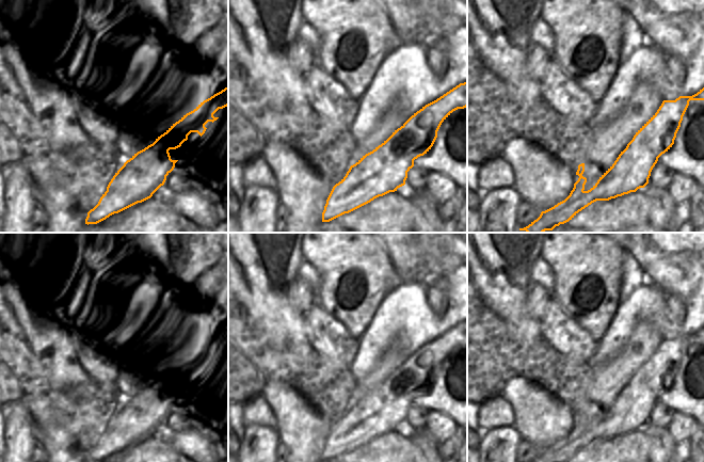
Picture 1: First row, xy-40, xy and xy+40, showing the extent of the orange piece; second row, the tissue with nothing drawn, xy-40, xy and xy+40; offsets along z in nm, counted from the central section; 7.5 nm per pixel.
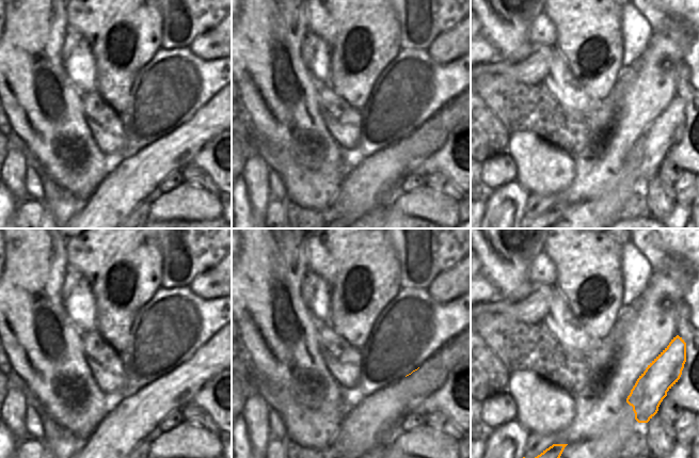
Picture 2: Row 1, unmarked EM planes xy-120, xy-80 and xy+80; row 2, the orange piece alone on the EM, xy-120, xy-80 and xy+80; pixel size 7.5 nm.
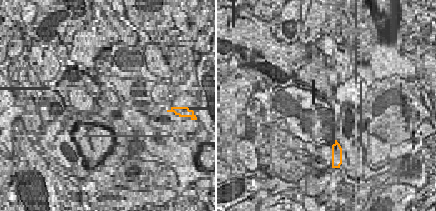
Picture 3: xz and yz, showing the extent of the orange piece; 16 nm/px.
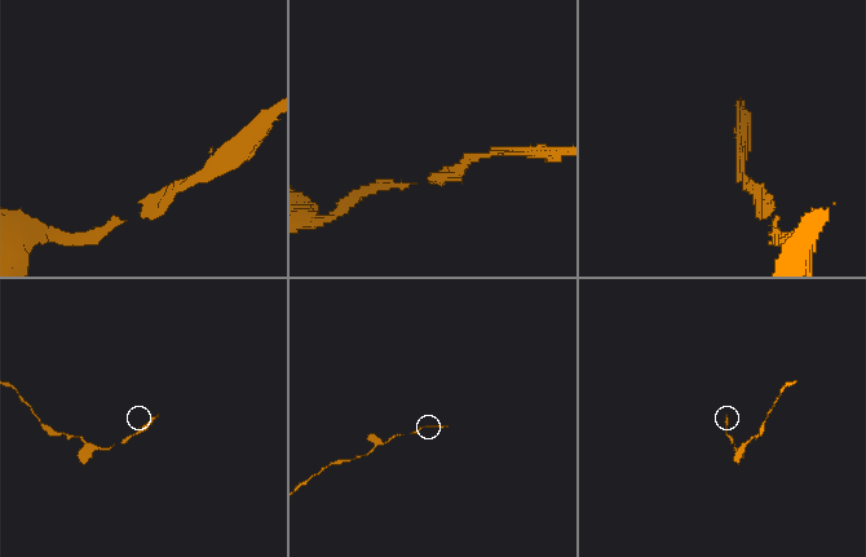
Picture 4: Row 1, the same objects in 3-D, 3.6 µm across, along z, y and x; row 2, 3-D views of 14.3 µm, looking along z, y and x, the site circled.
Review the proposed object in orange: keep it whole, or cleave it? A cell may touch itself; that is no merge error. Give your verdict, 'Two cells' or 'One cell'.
One cell

